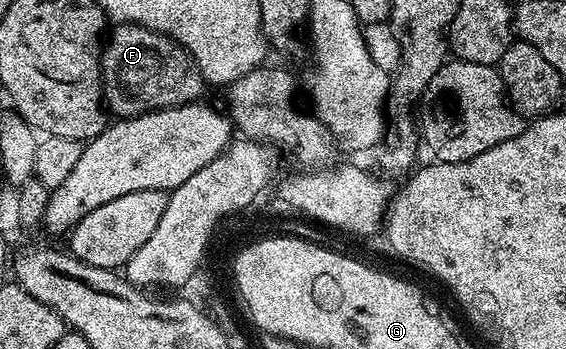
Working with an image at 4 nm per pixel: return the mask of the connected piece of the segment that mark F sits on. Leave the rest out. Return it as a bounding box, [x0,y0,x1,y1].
[101,23,207,117]

